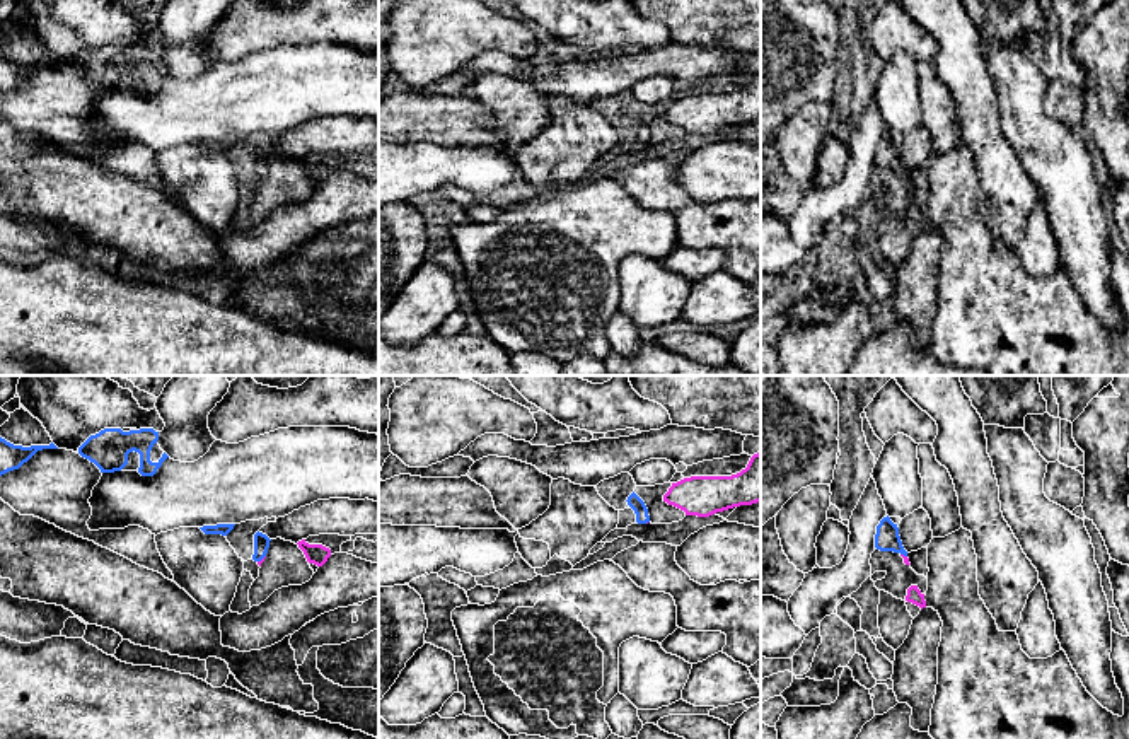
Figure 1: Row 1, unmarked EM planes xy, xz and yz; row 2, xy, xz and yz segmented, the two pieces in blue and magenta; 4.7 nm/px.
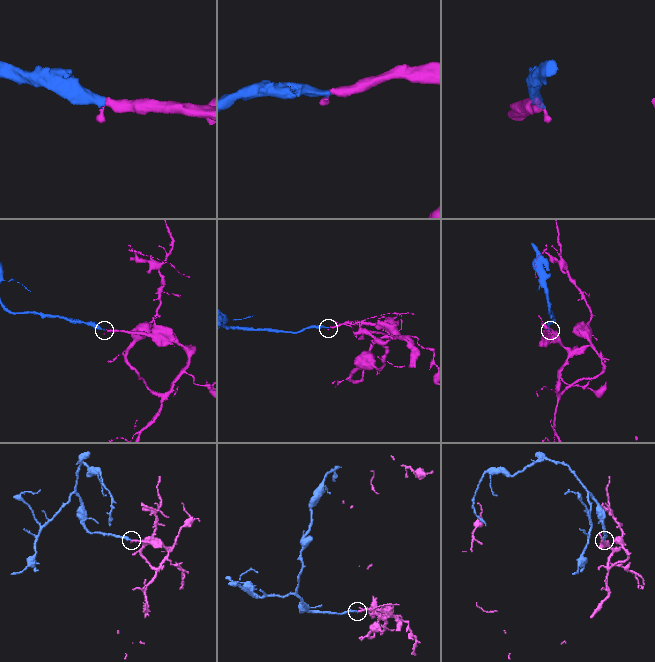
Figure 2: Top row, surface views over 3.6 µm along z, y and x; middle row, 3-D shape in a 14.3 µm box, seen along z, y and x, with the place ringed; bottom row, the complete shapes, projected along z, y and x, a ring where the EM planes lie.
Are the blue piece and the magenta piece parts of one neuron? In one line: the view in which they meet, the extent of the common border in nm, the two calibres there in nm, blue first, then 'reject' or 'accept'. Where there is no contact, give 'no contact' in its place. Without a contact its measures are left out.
xy | 50 nm | 80/20 nm | accept

